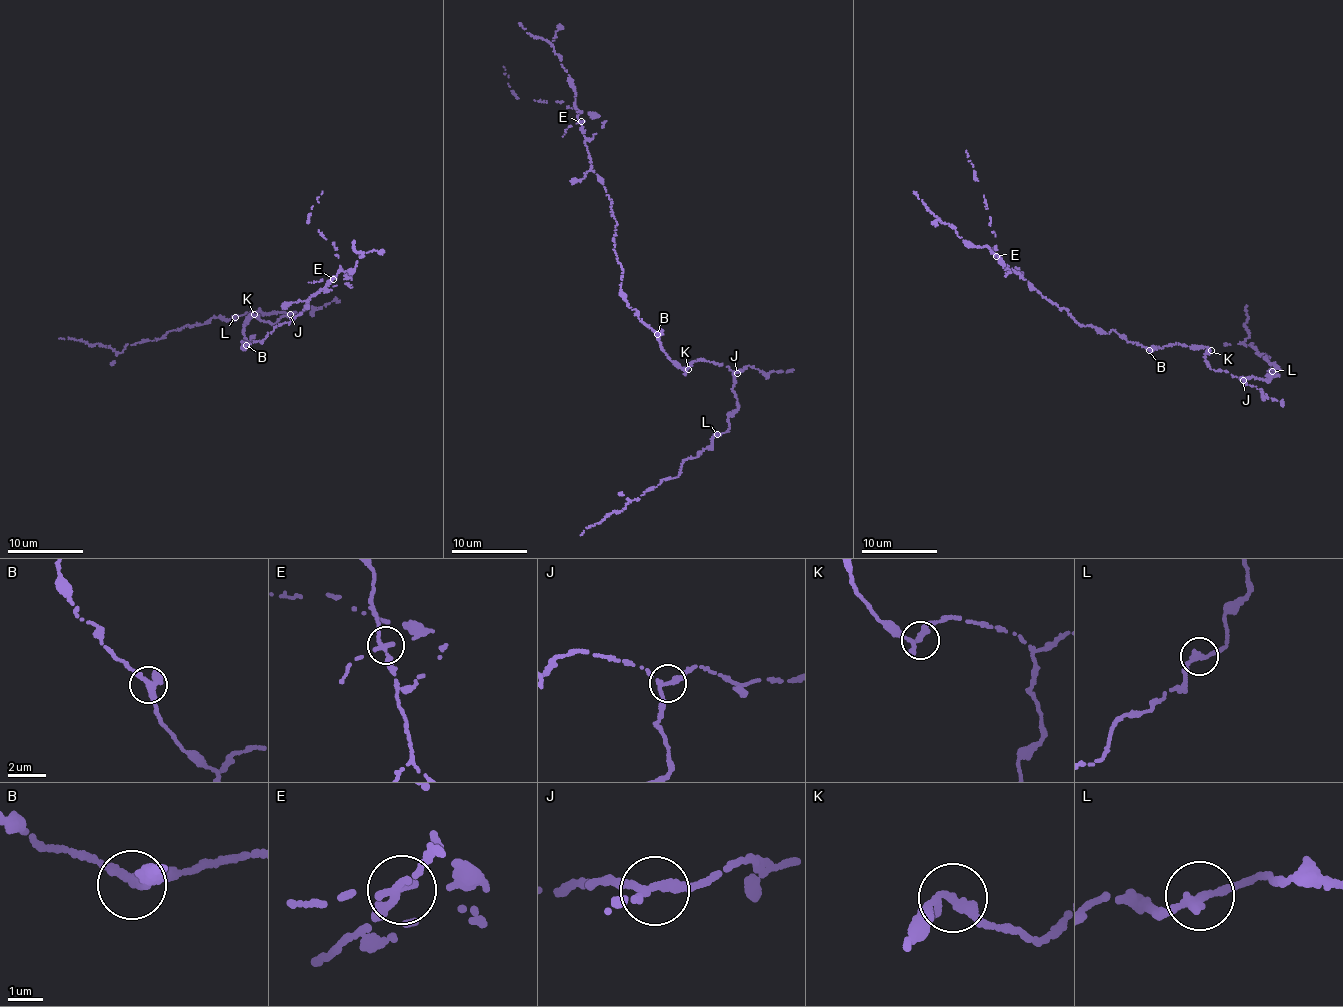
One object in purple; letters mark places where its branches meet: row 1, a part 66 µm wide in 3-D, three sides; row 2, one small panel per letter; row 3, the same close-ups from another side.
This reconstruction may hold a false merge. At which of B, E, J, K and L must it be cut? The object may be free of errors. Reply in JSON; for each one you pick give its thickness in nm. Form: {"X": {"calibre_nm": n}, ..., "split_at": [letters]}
{"E": {"calibre_nm": 240}, "split_at": ["E"]}

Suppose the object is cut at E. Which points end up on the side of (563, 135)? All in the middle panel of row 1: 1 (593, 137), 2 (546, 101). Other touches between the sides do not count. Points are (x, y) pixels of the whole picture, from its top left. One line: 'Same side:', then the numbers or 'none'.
Same side: 1, 2

